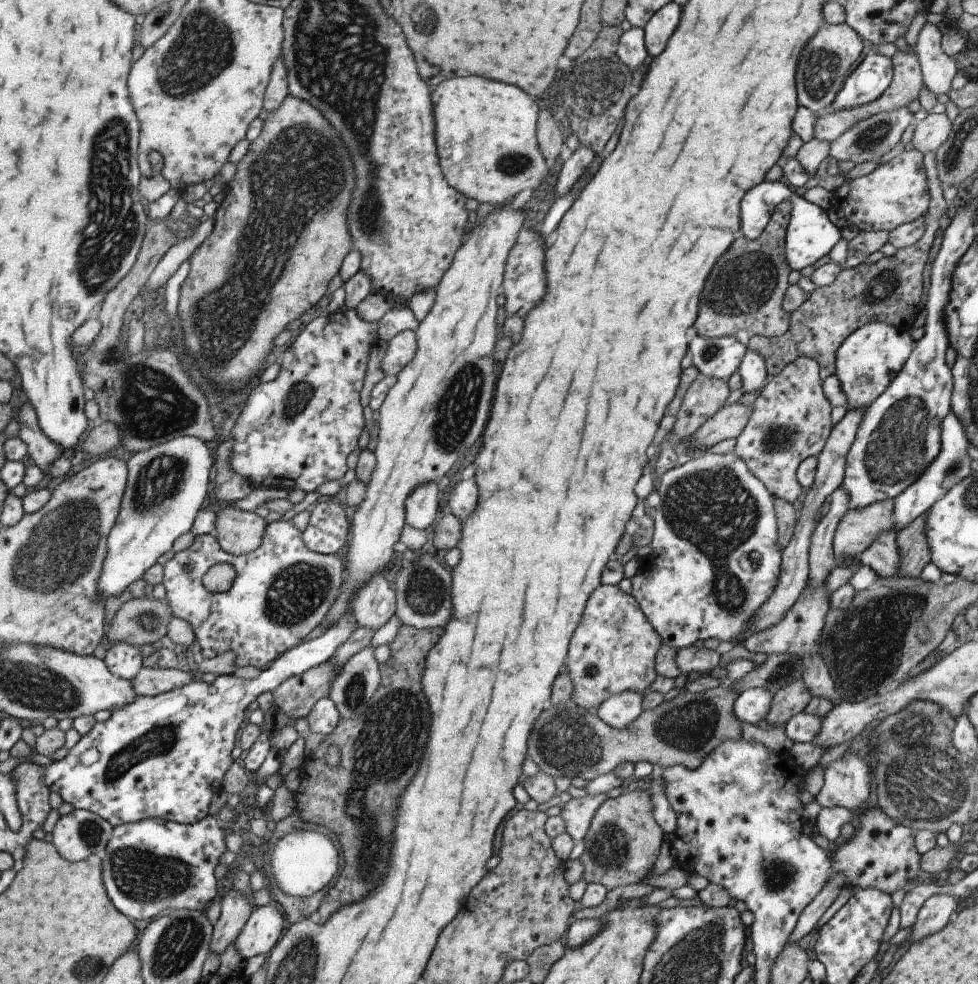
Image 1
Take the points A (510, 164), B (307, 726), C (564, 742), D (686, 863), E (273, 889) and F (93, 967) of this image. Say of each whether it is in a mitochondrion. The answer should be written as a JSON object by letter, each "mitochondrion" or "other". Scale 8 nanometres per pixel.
{"A":"mitochondrion","B":"other","C":"mitochondrion","D":"other","E":"other","F":"mitochondrion"}

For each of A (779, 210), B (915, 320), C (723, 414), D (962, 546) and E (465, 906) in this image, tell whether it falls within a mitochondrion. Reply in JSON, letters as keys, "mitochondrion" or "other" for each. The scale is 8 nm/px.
{"A":"other","B":"other","C":"other","D":"other","E":"other"}

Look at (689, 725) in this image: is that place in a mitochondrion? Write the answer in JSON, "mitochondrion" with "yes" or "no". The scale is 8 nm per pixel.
{"mitochondrion":"yes"}

